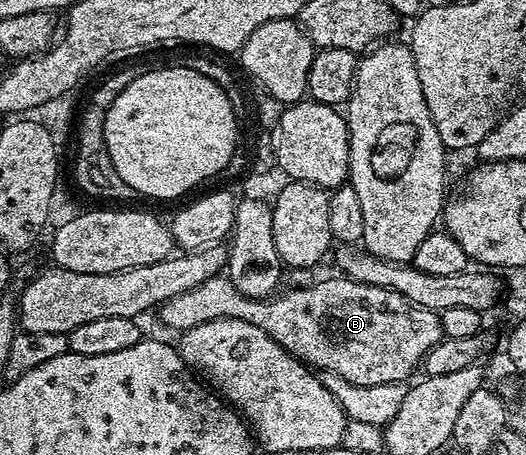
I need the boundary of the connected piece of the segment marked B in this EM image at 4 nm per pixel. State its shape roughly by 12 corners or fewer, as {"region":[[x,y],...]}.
{"region":[[227,275],[159,306],[175,331],[223,317],[313,370],[407,382],[440,314],[343,275],[263,301]]}

